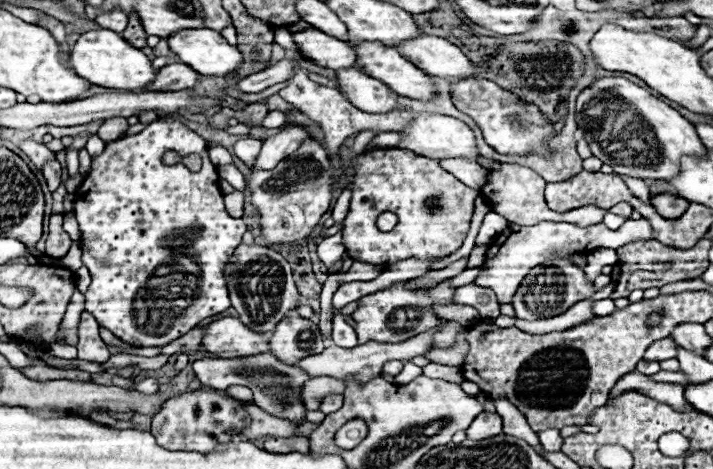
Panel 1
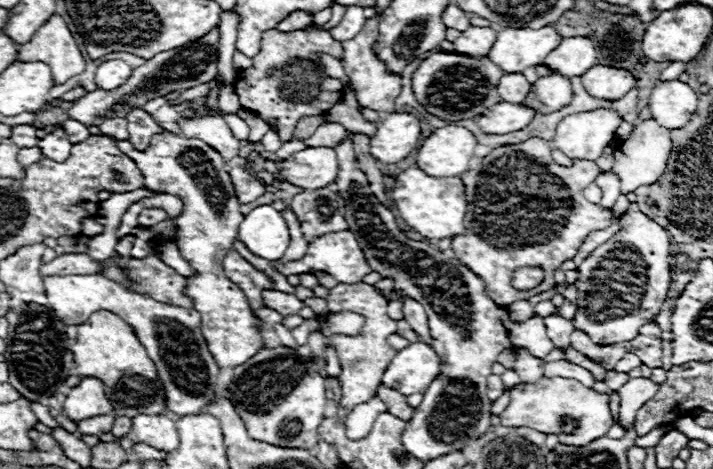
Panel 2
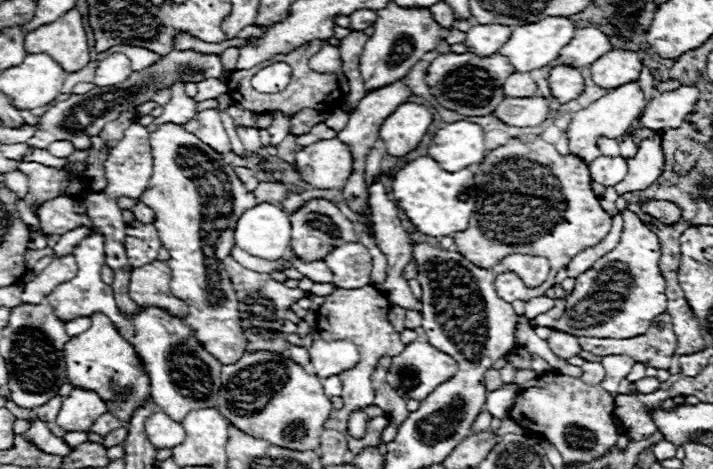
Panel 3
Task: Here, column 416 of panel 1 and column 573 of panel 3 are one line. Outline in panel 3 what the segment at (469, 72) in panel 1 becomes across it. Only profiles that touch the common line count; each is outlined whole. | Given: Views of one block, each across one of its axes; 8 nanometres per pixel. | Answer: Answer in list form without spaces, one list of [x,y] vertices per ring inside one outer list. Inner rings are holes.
[[[578,28],[572,42],[560,50],[556,64],[566,64],[572,68],[586,68],[600,56],[610,52],[612,46],[598,28]]]

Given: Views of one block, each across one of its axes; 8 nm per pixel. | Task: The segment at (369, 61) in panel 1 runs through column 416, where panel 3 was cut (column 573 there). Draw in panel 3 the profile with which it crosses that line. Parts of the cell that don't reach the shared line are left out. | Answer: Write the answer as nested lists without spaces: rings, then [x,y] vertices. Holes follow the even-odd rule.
[[[570,66],[552,68],[548,76],[548,84],[550,84],[550,94],[558,104],[566,104],[574,100],[584,88],[580,70],[572,70]]]

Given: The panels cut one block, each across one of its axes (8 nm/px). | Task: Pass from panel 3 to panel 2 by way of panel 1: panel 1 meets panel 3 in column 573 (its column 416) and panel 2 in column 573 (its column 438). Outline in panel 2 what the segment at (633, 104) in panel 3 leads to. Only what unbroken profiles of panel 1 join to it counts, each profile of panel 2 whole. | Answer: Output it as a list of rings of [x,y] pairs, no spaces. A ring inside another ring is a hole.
[[[612,110],[578,112],[564,118],[556,126],[552,148],[564,152],[572,160],[596,160],[604,148],[612,144],[622,118]]]

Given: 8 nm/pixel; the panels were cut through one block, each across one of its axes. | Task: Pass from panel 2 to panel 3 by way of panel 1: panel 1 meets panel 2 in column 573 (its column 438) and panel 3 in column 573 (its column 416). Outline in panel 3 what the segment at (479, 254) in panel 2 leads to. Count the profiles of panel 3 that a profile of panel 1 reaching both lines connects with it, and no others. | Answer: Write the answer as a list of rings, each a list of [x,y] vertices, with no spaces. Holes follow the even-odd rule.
[[[512,138],[508,144],[490,150],[476,170],[476,188],[480,194],[470,226],[468,230],[454,234],[456,252],[474,266],[486,270],[500,264],[508,254],[544,256],[552,268],[542,286],[530,290],[530,294],[514,294],[508,302],[544,296],[546,290],[554,286],[560,268],[566,268],[578,252],[598,244],[610,232],[612,216],[604,212],[600,200],[592,192],[592,178],[586,162],[574,154],[560,156],[554,144],[548,144],[542,138],[528,144]]]

